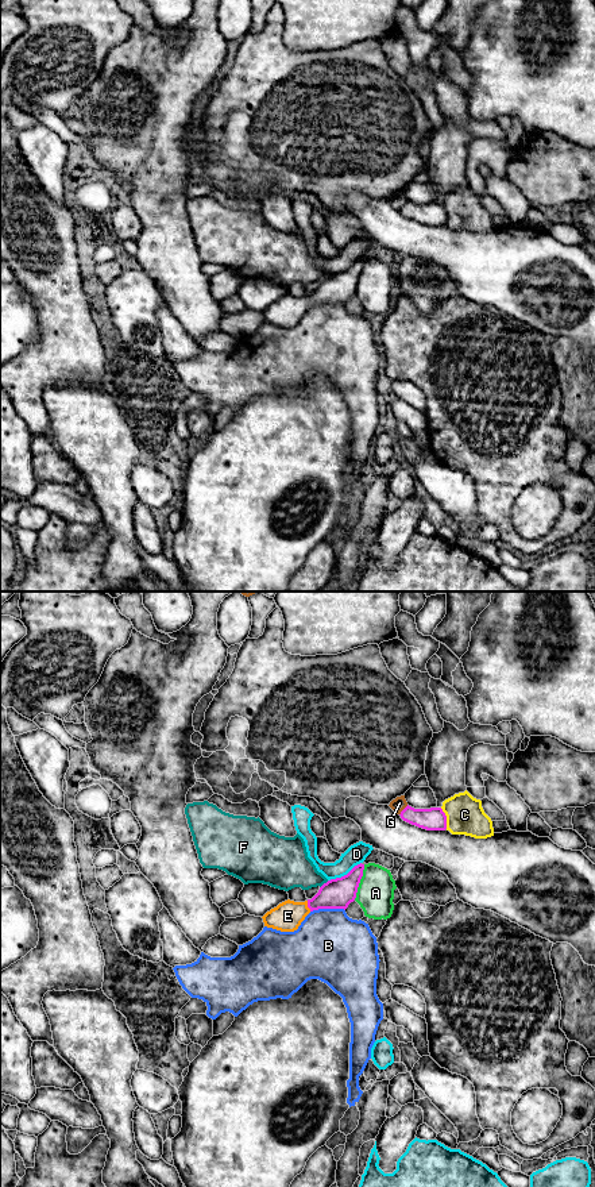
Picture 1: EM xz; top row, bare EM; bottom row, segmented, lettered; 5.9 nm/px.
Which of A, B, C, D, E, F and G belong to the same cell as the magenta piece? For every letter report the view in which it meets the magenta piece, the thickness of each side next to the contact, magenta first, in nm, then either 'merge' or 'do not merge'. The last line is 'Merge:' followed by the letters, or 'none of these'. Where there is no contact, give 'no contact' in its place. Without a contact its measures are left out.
A: contact in xz; calibres 180 and 220 nm; do not merge
B: contact in xz; calibres 180 and 420 nm; do not merge
C: contact in xz; calibres 140 and 220 nm; do not merge
D: contact in xz; calibres 180 and 120 nm; do not merge
E: contact in xz; calibres 180 and 180 nm; merge
F: contact in xz; calibres 180 and 280 nm; do not merge
G: contact in xz; calibres 140 and 80 nm; do not merge
Merge: E

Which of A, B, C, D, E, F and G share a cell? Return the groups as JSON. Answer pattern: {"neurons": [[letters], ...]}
{"neurons": [["A"], ["B"], ["C"], ["D"], ["E"], ["F"], ["G"]]}

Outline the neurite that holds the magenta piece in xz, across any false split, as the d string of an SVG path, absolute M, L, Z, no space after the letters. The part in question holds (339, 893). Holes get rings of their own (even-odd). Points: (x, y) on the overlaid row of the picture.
M364 864L355 866L347 875L324 883L318 893L305 902L285 901L262 918L264 926L281 932L294 932L305 917L318 909L347 909L355 901Z

